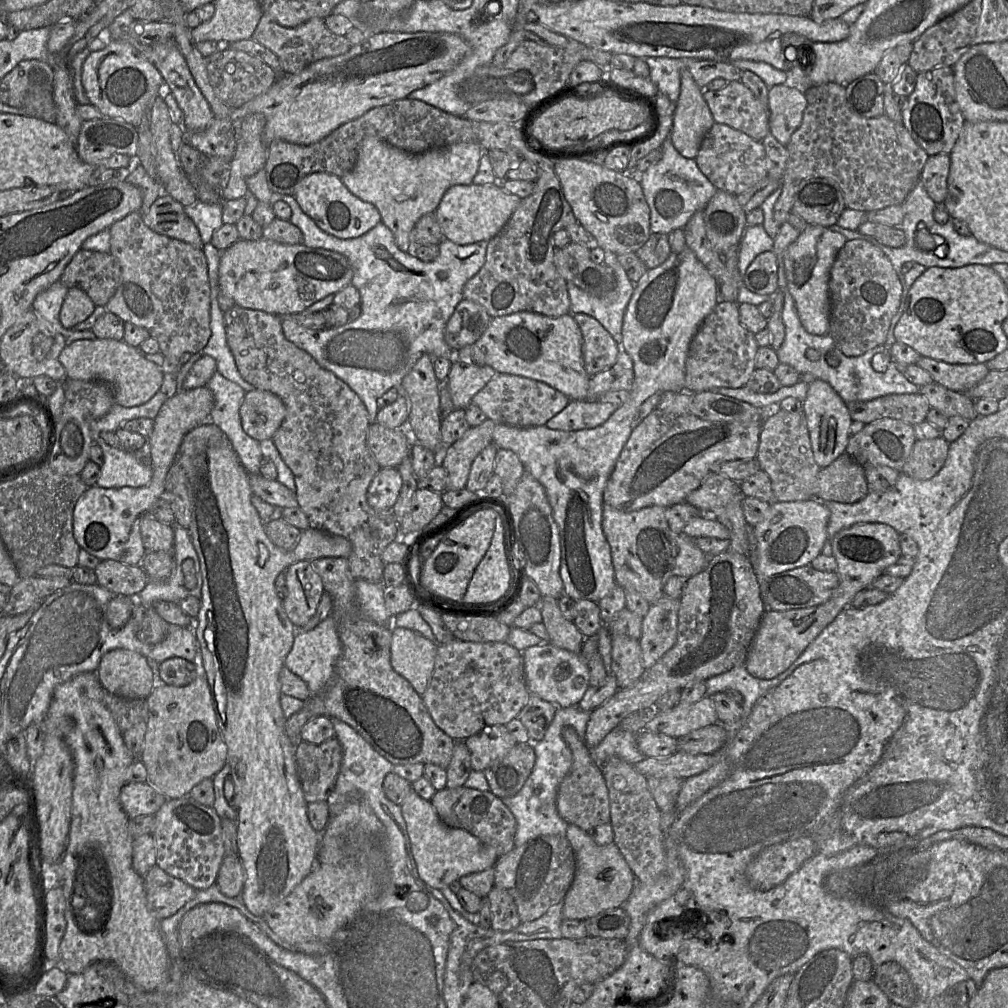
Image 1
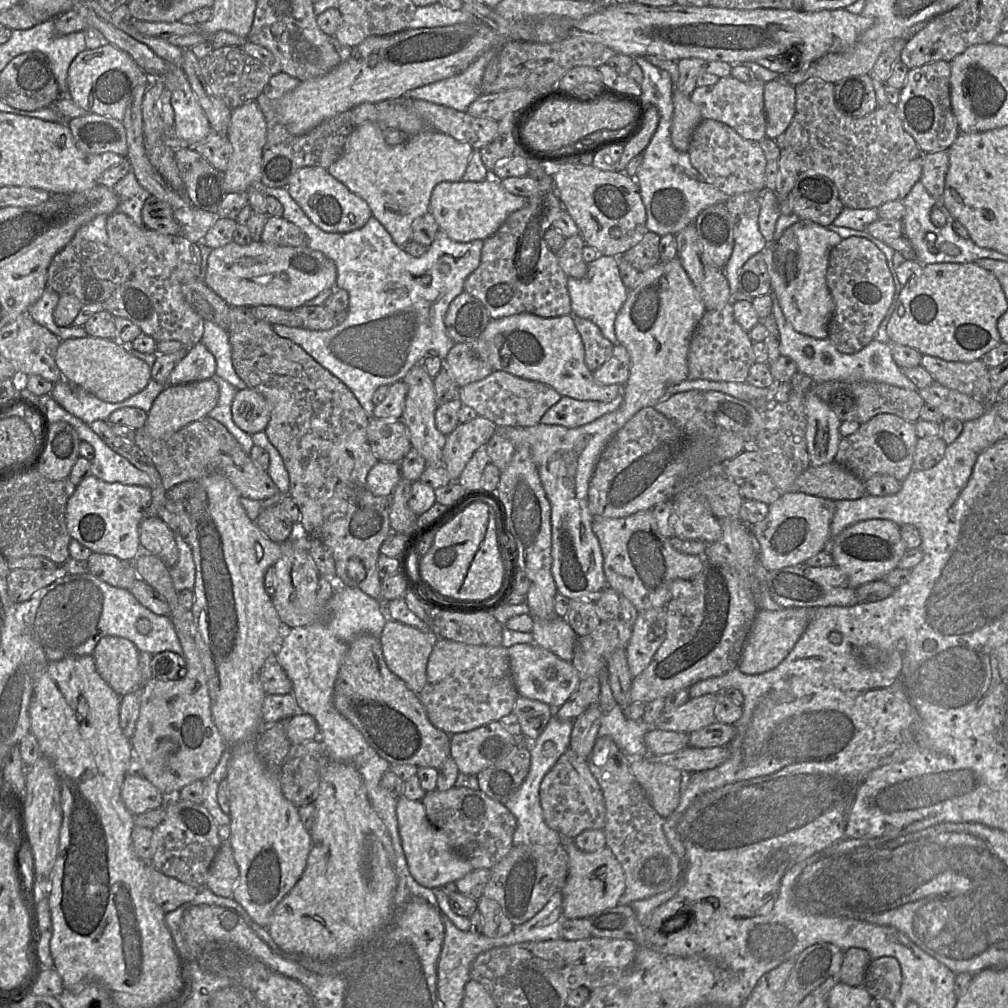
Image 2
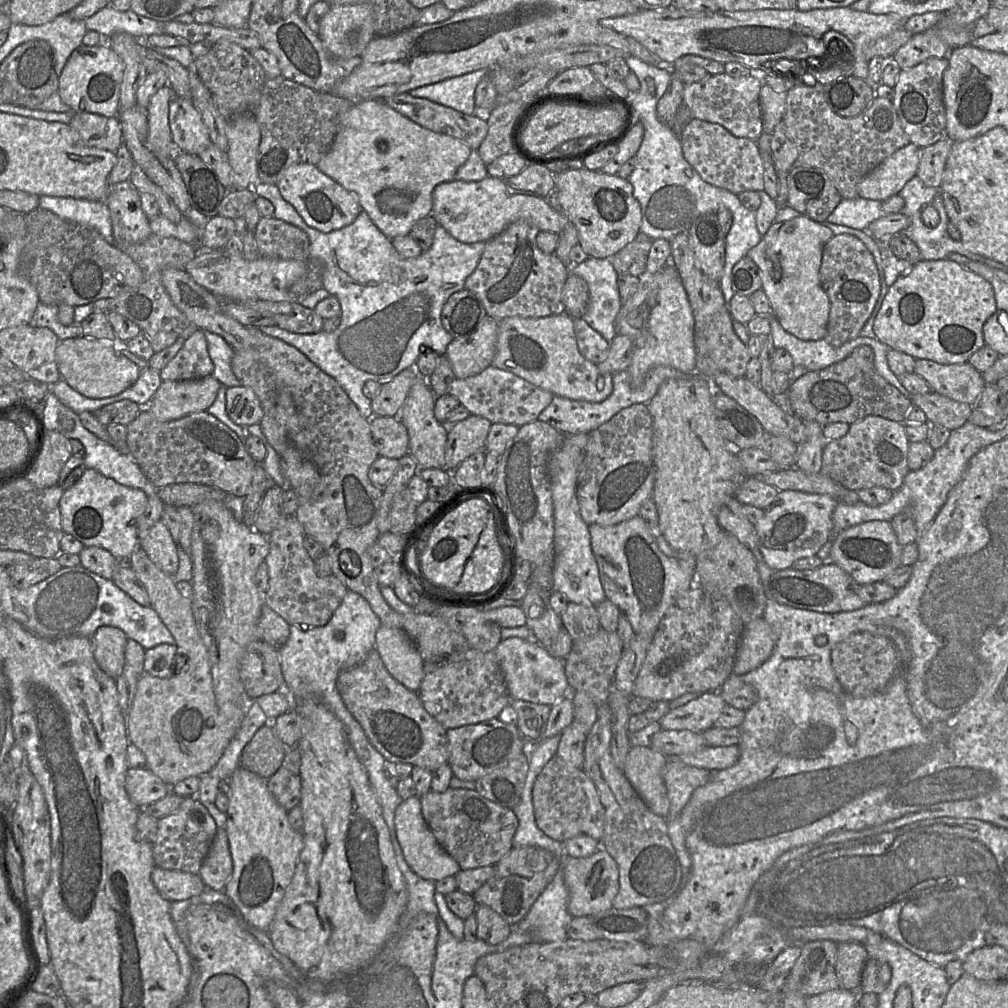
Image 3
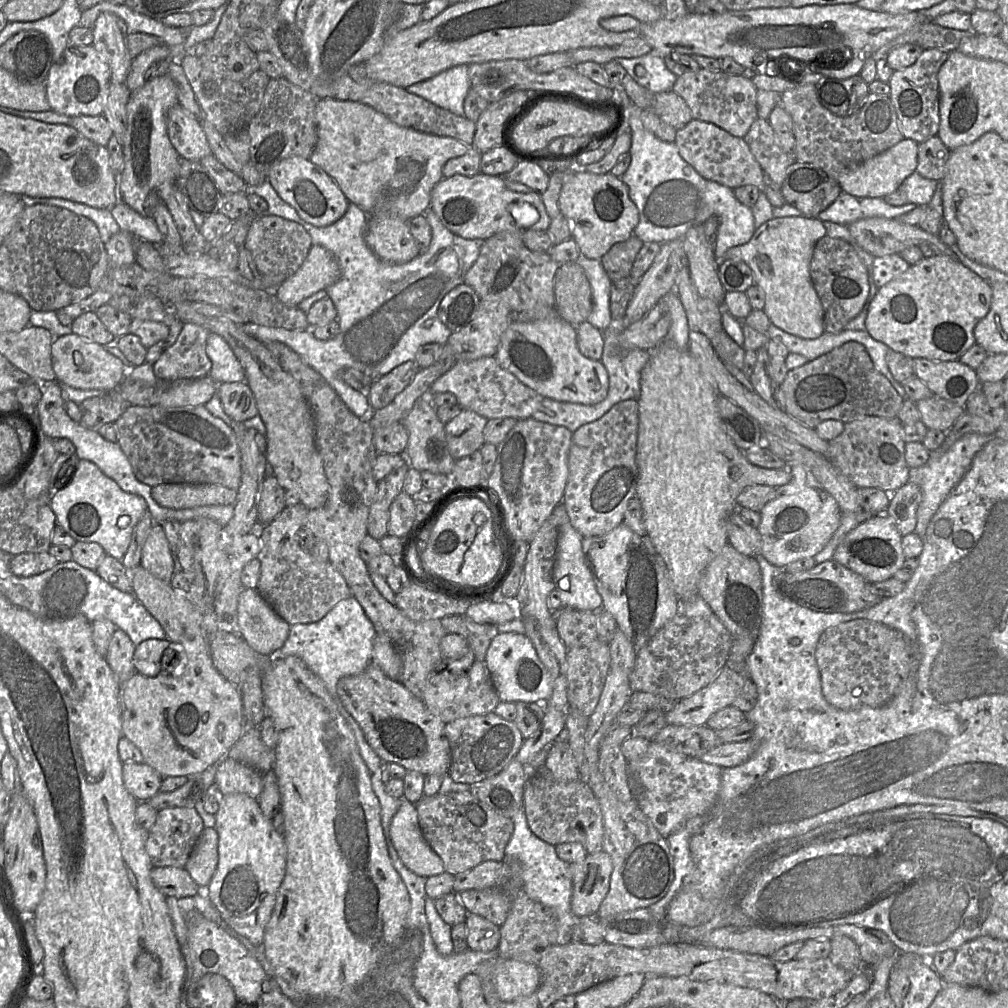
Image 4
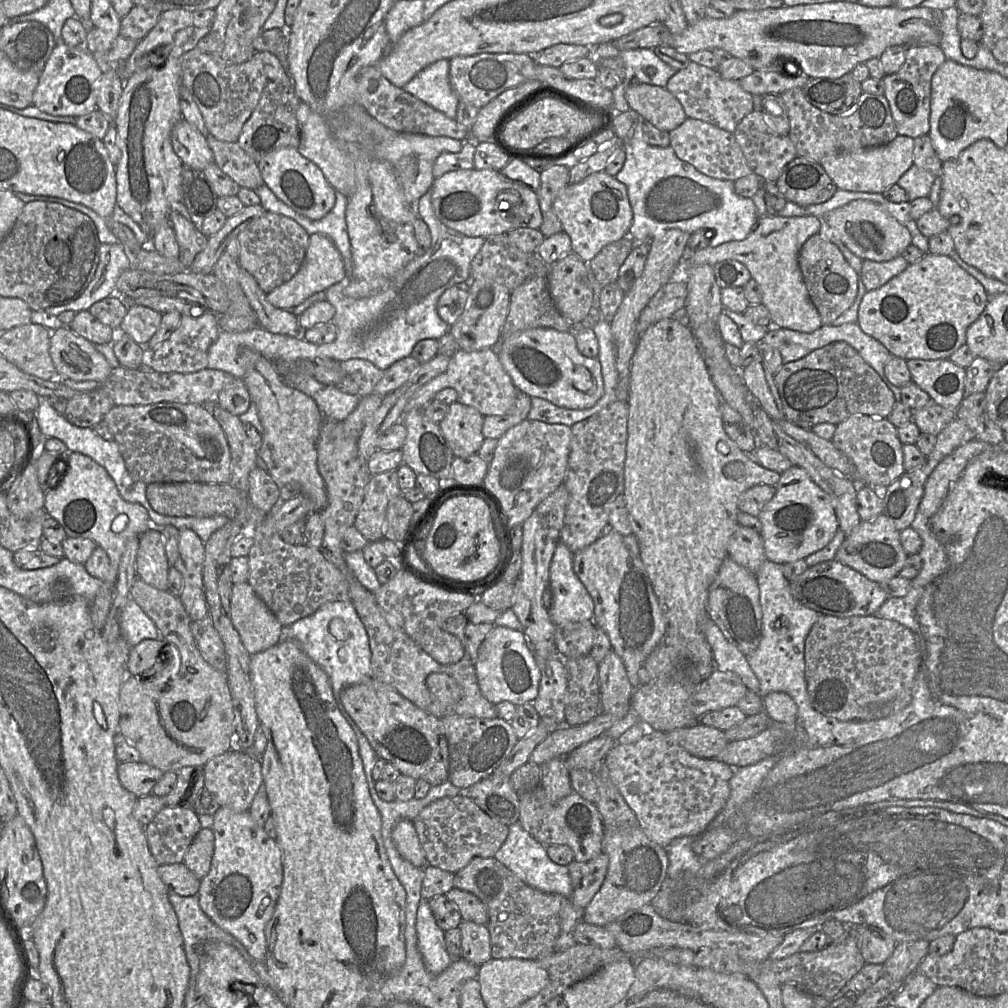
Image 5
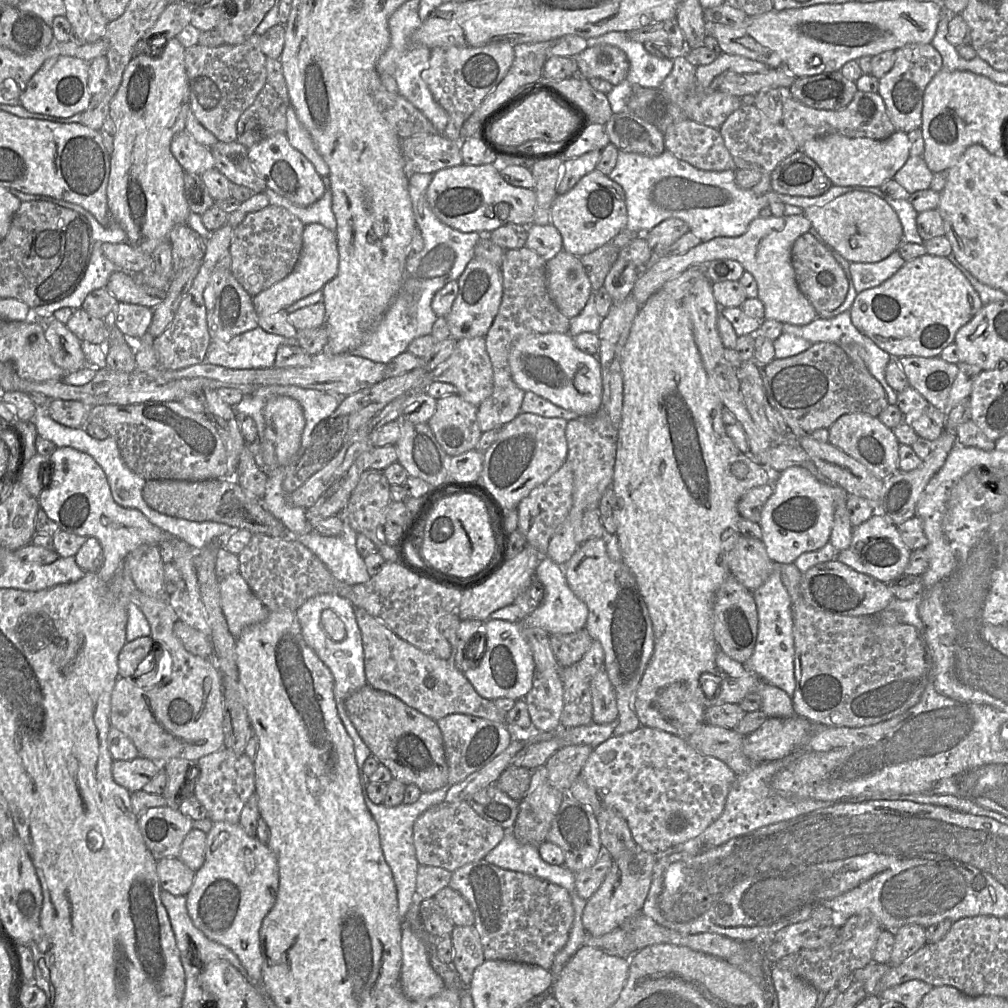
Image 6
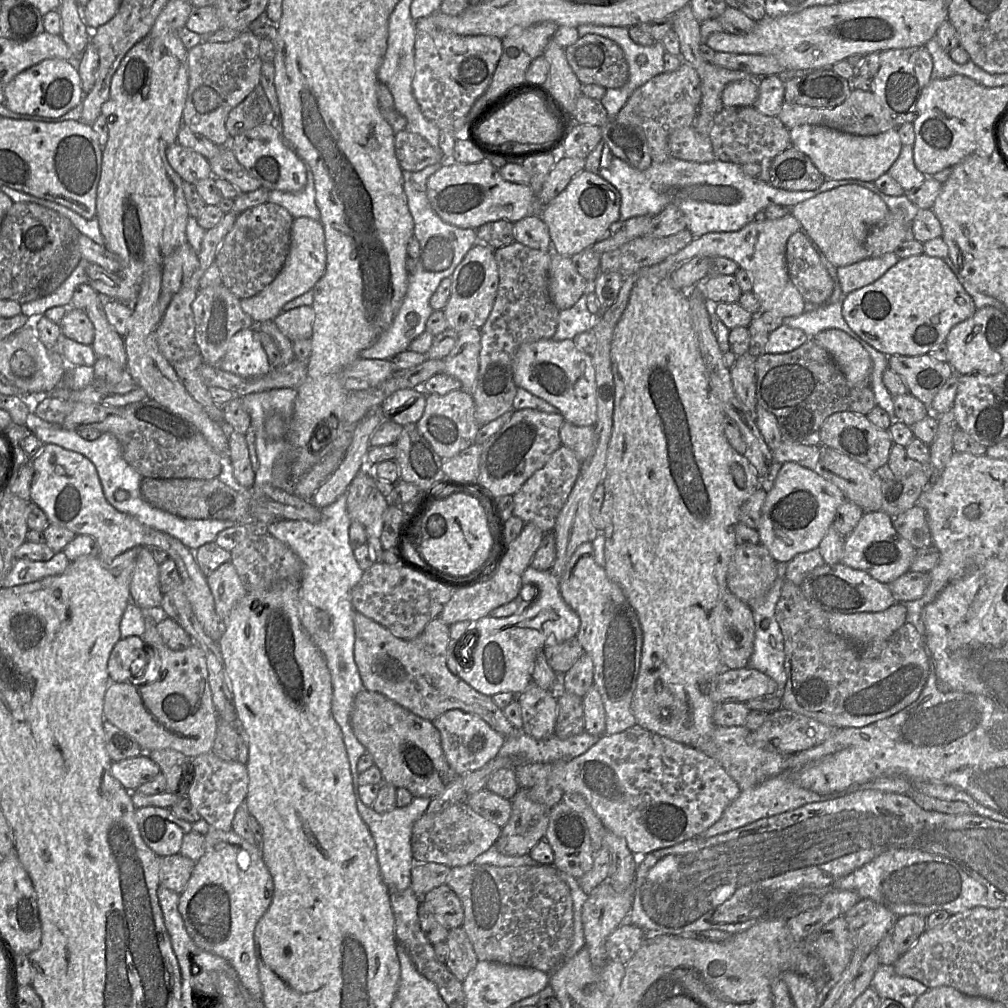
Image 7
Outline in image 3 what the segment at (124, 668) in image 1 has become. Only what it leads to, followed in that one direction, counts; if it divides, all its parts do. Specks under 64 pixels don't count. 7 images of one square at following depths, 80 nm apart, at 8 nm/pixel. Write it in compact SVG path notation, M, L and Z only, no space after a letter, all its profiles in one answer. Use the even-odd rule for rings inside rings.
M100 626L91 637L92 650L100 668L114 678L122 673L128 636L114 626Z

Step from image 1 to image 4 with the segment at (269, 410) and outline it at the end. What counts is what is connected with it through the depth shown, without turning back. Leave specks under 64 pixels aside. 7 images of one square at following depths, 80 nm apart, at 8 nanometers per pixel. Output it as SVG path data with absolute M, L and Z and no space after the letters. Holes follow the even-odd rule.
M246 382L221 383L218 395L224 412L233 421L244 422L259 415L254 394Z

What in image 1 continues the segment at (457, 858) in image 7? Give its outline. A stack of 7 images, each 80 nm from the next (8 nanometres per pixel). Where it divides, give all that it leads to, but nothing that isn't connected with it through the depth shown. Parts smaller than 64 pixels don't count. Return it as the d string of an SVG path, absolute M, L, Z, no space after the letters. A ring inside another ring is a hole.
M465 786L444 788L436 791L430 801L445 825L468 831L484 844L494 847L499 857L506 855L515 847L516 819L502 799L492 792Z

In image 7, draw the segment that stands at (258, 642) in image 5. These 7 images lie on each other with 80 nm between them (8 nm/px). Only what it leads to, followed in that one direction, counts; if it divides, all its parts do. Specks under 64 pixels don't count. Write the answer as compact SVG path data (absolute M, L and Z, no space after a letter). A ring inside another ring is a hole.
M231 560L221 564L208 575L207 583L214 597L216 611L222 621L248 592Z

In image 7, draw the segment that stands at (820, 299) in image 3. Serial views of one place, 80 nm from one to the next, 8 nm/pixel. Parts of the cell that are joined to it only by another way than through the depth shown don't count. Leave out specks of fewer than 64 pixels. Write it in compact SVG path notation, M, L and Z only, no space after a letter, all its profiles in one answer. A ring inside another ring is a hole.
M787 214L775 220L753 220L738 231L709 232L700 237L695 237L691 243L676 254L668 256L659 263L641 268L637 273L625 277L614 304L594 316L598 320L602 319L604 322L614 326L625 311L630 293L639 278L658 281L659 279L670 277L685 262L695 257L725 257L731 259L751 275L753 293L759 300L762 311L777 313L782 318L798 316L808 310L809 306L790 279L786 263L786 245L789 237L801 230L799 221L794 216Z

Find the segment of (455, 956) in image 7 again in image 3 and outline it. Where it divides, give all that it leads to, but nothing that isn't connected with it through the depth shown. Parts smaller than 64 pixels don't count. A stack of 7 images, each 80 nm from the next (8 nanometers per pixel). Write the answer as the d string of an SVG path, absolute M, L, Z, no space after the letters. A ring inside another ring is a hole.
M478 905L474 915L477 919L477 939L479 940L497 945L512 932L513 926L489 906Z

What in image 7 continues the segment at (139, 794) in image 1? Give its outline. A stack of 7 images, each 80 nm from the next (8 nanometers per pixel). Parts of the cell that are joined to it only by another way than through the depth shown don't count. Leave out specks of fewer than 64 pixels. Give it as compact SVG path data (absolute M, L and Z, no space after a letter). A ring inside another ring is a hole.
M142 753L140 756L113 762L111 772L127 791L136 792L141 785L156 777L161 769L147 753Z

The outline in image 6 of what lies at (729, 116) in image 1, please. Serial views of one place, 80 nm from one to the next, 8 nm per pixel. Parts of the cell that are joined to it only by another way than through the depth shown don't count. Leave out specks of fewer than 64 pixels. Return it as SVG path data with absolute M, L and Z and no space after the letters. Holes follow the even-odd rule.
M683 55L673 59L673 68L662 83L661 89L667 100L679 106L685 117L706 126L719 129L726 119L742 106L741 97L723 93L719 90L701 90L696 84L696 66Z

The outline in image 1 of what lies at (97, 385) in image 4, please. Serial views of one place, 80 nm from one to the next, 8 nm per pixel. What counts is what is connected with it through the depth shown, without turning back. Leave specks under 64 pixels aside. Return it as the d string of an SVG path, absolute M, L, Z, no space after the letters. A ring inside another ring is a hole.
M99 338L93 340L76 340L65 346L59 355L59 361L66 370L67 379L96 380L109 384L114 389L116 404L124 407L140 406L148 402L160 391L164 378L162 366L147 360L138 347L130 346L123 340Z

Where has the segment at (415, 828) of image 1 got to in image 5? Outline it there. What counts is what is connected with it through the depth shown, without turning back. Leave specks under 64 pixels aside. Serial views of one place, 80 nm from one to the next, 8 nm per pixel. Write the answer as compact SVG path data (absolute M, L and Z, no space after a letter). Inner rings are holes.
M404 819L392 829L392 840L401 857L416 867L428 865L413 821Z

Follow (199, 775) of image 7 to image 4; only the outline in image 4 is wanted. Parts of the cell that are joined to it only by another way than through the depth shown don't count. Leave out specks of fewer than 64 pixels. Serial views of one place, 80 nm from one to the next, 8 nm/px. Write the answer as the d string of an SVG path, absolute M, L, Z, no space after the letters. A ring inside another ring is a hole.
M227 757L218 767L215 785L224 795L242 793L257 798L263 787L263 775L251 766Z

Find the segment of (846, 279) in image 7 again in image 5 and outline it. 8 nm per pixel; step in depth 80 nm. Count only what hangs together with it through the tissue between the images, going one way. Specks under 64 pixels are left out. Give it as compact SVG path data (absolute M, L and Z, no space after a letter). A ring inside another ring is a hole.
M901 256L889 261L863 260L859 273L860 281L867 291L875 290L903 272L909 263Z

